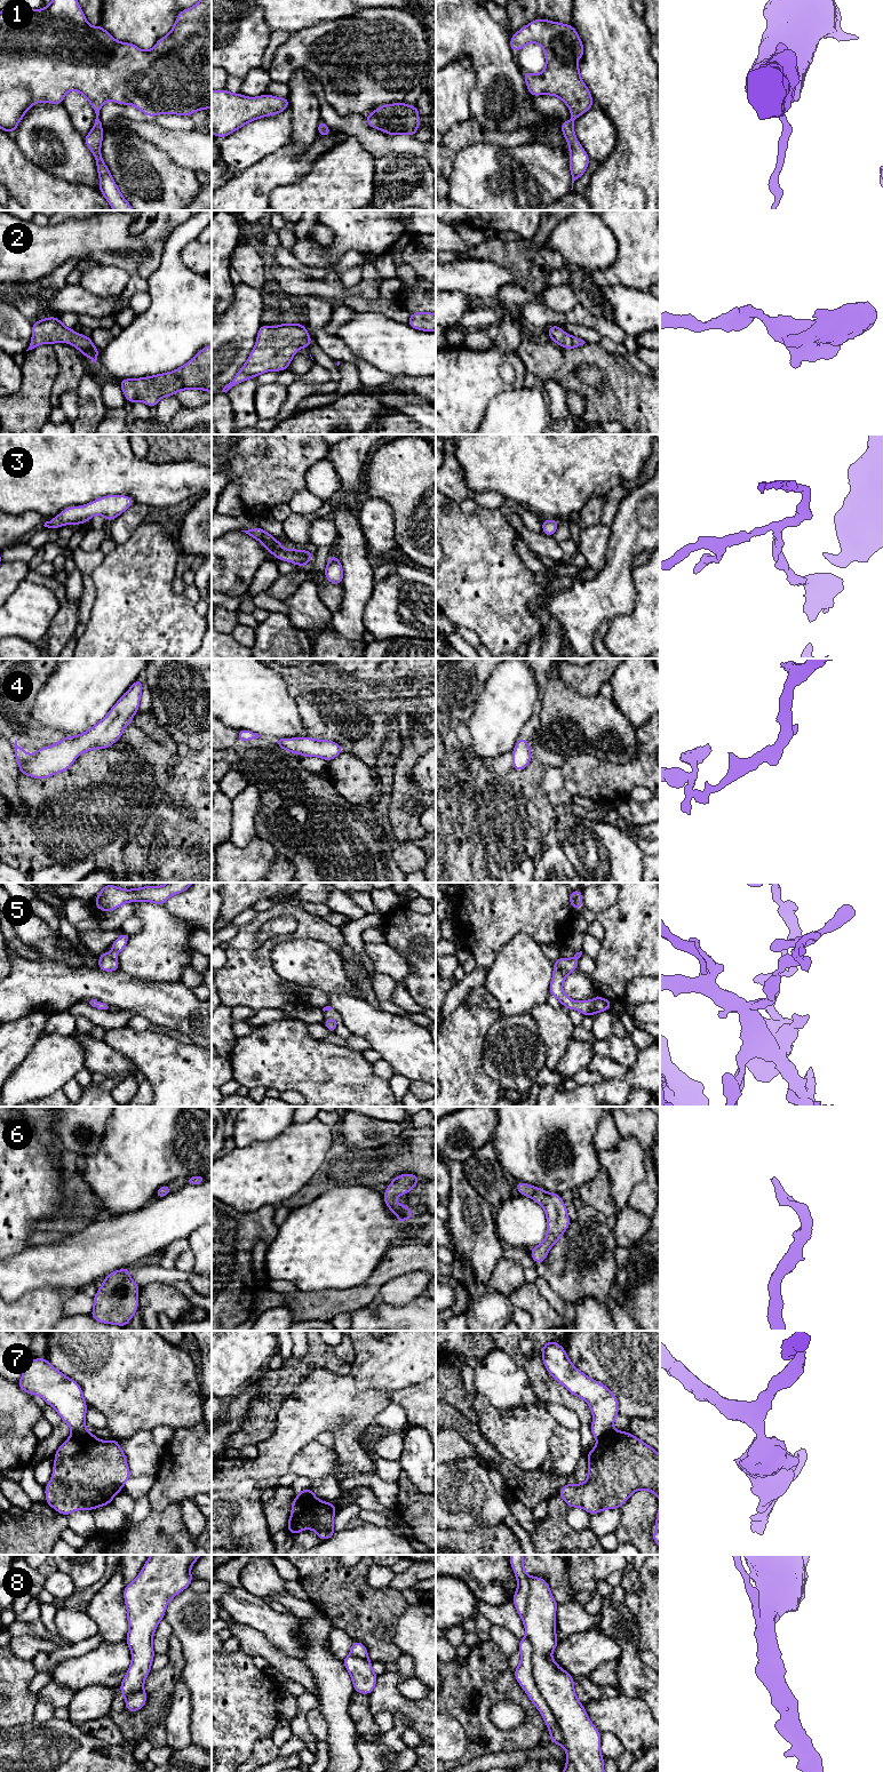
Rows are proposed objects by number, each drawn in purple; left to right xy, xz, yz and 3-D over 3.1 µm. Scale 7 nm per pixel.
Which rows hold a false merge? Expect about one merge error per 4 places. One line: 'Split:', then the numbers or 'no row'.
Split: 7, 8

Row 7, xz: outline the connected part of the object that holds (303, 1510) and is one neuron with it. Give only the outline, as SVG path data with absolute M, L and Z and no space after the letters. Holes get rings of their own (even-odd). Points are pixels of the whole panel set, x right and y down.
M313 1493L292 1503L287 1530L295 1536L299 1532L311 1528L324 1541L334 1535L333 1518L337 1510L334 1502L321 1502Z

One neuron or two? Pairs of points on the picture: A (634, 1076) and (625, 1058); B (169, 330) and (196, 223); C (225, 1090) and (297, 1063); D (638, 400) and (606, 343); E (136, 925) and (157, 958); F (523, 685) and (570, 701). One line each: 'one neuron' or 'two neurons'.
A: two neurons
B: one neuron
C: two neurons
D: two neurons
E: two neurons
F: two neurons

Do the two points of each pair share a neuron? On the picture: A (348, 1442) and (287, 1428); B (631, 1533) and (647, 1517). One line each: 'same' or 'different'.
A: same
B: same

